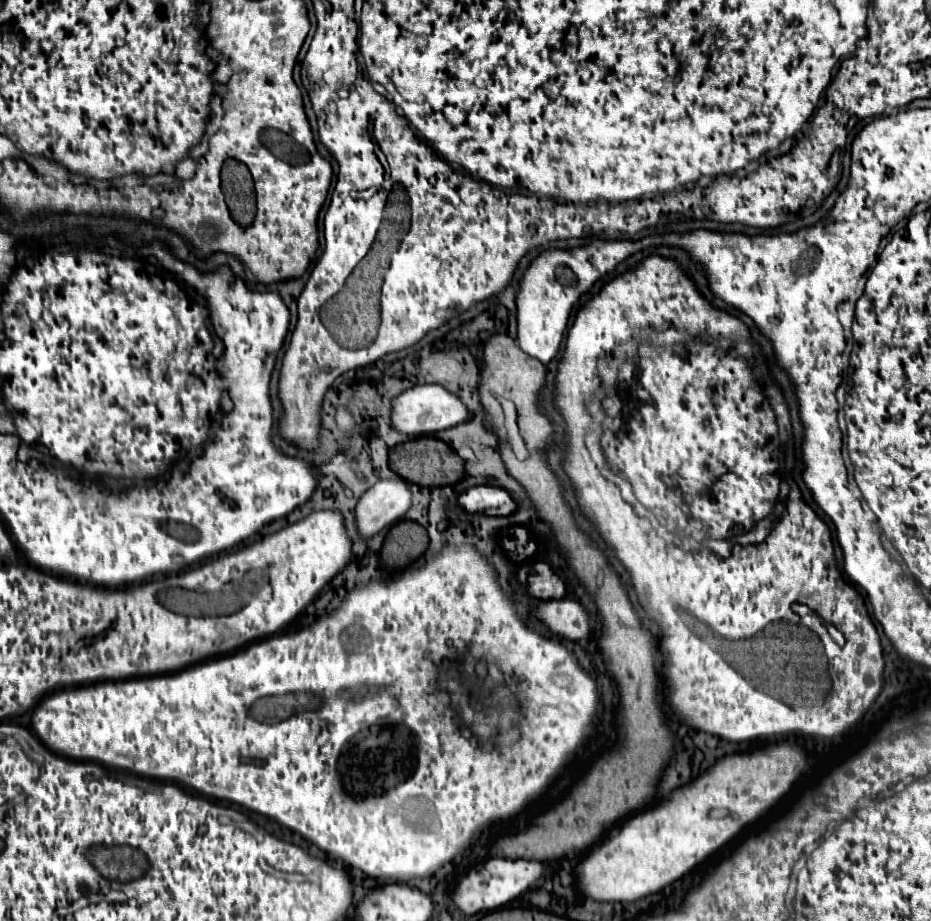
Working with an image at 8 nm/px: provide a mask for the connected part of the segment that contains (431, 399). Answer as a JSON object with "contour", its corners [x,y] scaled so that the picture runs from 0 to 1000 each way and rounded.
{"contour":[[[448,418],[444,422],[437,422],[435,427],[431,427],[431,431],[426,431],[426,435],[422,435],[420,459],[422,466],[429,470],[448,472],[448,470],[465,470],[465,468],[489,464],[495,457],[499,457],[502,451],[504,448],[495,438],[495,433],[482,427],[480,422],[476,422],[474,418]]]}

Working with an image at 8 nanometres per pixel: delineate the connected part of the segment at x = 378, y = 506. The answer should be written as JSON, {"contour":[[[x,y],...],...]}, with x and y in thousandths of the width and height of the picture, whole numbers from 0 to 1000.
{"contour":[[[433,520],[405,522],[398,531],[394,531],[383,550],[381,550],[381,568],[383,579],[390,585],[405,581],[411,572],[426,566],[441,550],[441,535]]]}

